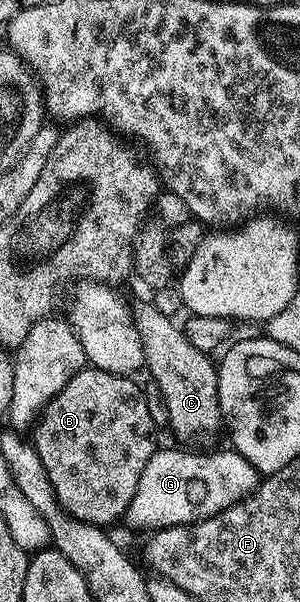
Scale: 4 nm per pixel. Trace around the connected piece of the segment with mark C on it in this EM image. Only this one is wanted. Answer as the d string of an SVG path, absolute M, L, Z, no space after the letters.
M153 301L135 305L132 313L144 348L145 369L150 370L153 385L160 388L160 396L164 396L164 404L168 404L169 433L174 433L182 442L191 442L194 445L191 447L202 448L200 446L224 426L218 403L218 371L211 355L200 352L174 318L156 312Z

